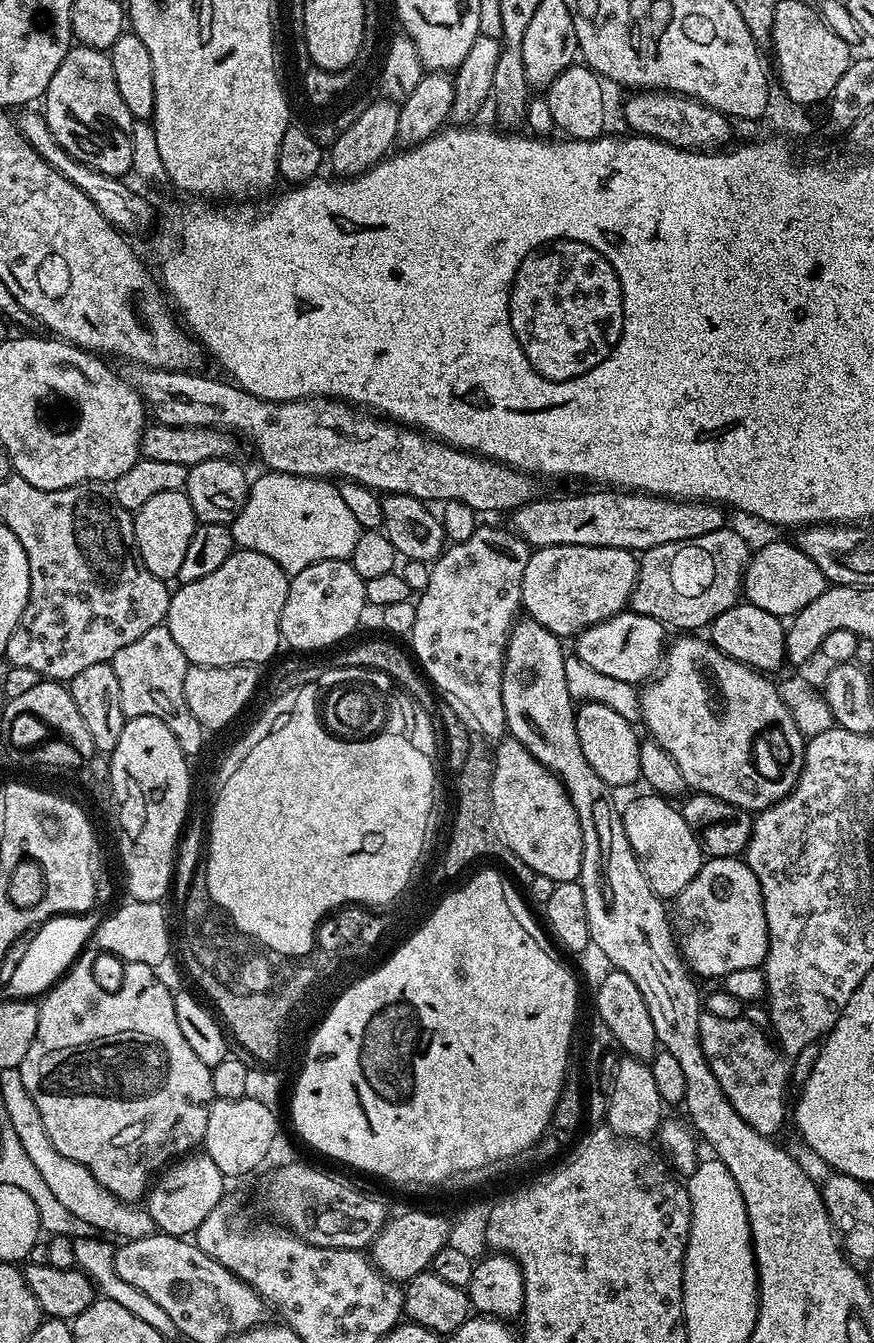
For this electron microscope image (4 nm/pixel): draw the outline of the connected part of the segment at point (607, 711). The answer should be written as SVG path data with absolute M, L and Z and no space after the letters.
M598 702L581 703L576 709L576 733L578 746L582 746L582 754L586 754L586 762L613 790L624 788L627 784L640 780L638 766L638 750L641 737L636 736L633 721L622 718L622 714L612 710L610 706L600 705Z

